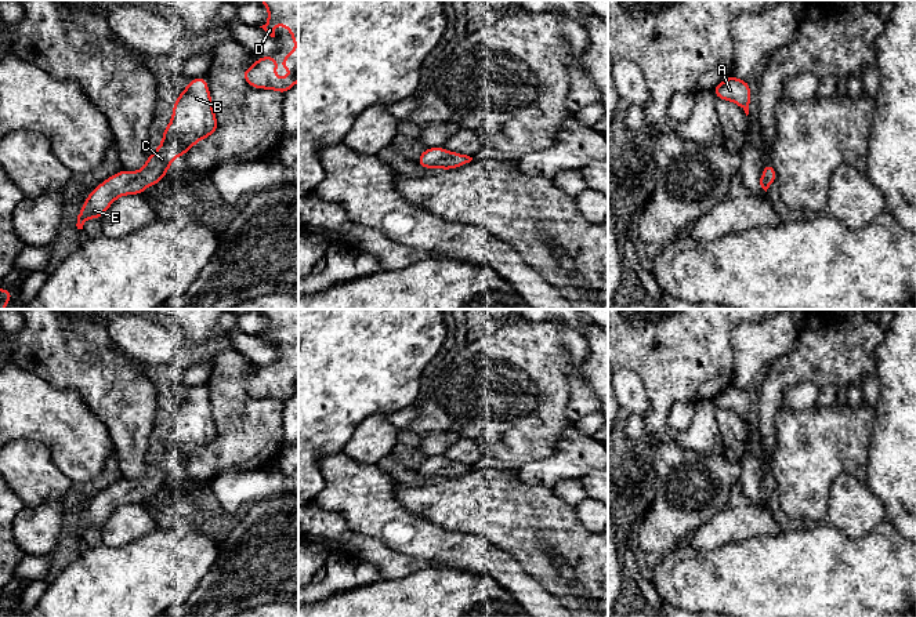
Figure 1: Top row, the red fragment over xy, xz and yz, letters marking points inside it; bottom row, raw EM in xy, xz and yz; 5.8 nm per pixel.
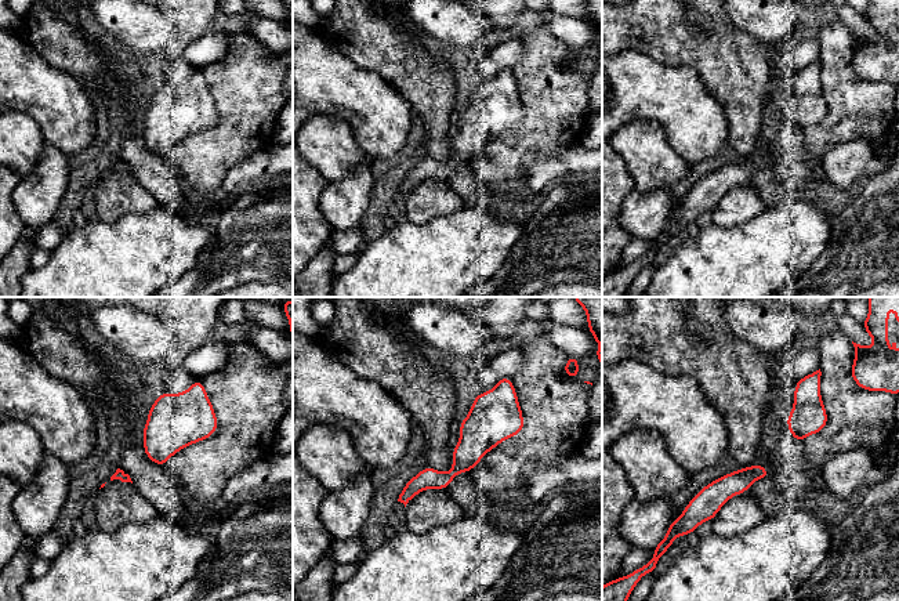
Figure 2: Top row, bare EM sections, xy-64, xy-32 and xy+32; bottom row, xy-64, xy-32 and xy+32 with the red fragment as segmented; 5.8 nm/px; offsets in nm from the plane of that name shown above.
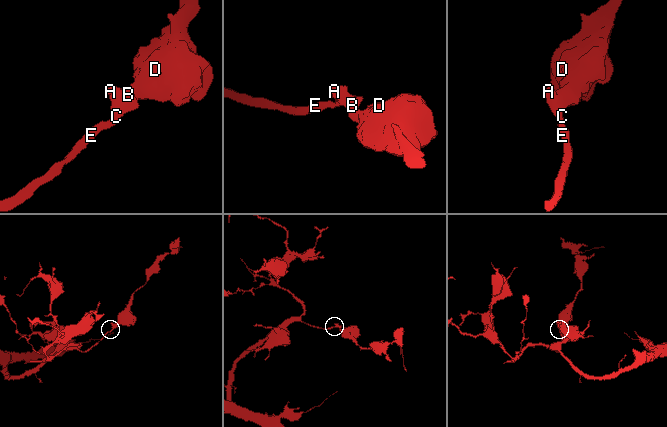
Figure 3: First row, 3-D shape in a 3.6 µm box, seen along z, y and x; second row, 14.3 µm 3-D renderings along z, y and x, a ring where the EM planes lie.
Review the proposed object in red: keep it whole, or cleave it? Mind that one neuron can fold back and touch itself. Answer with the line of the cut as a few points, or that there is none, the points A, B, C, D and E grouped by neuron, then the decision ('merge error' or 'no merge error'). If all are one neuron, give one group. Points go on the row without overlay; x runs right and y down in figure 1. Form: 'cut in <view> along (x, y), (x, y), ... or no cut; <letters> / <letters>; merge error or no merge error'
no cut; A B C D E; no merge error

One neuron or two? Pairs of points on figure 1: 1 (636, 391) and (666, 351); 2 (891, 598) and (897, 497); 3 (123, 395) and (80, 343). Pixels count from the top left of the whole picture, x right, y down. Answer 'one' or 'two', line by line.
1: two
2: two
3: one

